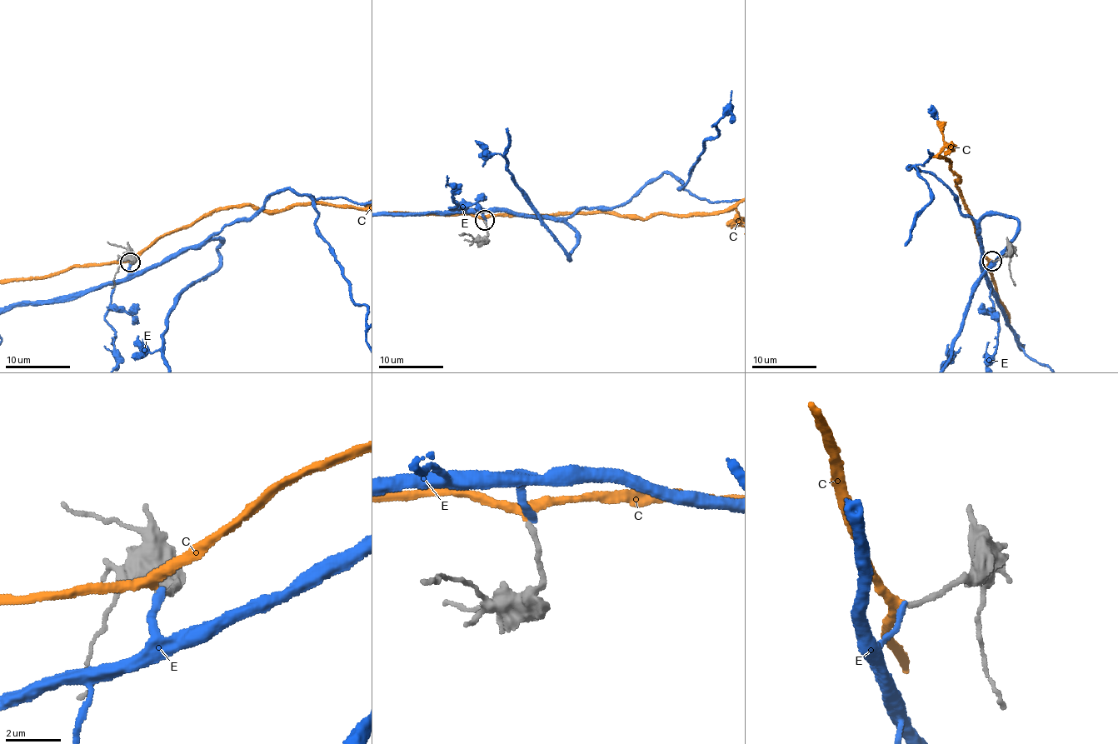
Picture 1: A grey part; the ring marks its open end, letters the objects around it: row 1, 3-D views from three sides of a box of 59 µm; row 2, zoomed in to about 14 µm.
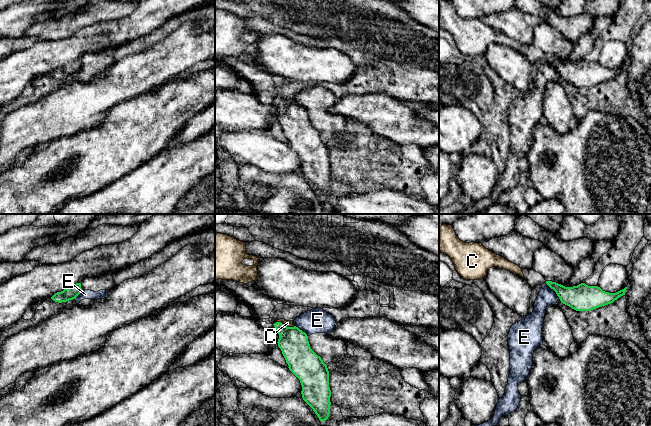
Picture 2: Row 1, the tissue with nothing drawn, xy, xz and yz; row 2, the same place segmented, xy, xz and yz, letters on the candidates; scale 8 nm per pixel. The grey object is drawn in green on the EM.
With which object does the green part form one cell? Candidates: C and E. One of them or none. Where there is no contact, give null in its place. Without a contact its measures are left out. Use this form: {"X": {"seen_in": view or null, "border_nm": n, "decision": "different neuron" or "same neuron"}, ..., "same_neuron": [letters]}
{"C": {"seen_in": "xz", "border_nm": 160, "decision": "same neuron"}, "E": {"seen_in": "yz", "border_nm": 170, "decision": "different neuron"}, "same_neuron": ["C"]}

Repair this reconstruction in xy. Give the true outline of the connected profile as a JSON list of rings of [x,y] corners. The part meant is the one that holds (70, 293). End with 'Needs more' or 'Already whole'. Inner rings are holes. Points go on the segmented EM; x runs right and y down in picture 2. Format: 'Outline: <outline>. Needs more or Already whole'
Outline: [[[76,283],[61,292],[55,293],[51,299],[55,302],[62,303],[75,299],[82,291],[81,283]]]. Already whole

